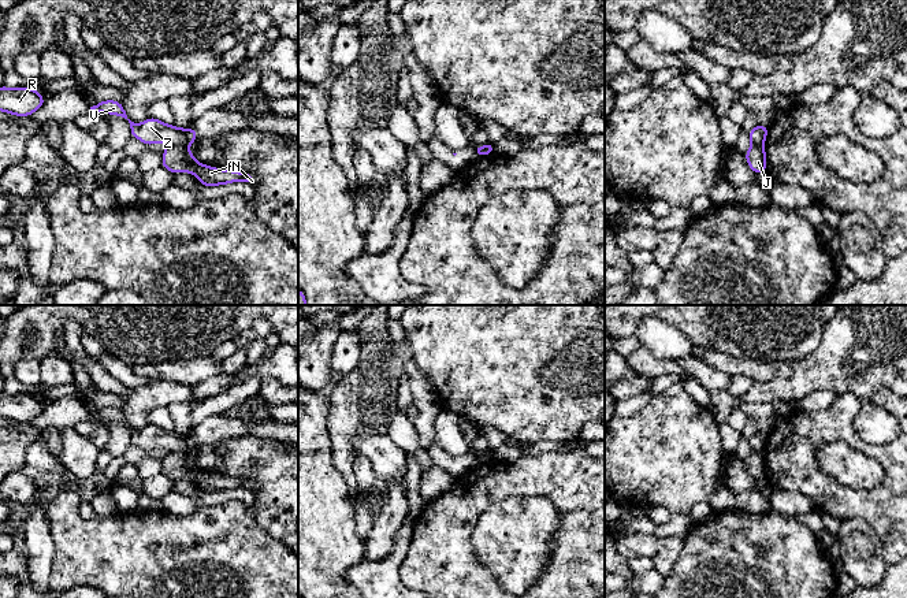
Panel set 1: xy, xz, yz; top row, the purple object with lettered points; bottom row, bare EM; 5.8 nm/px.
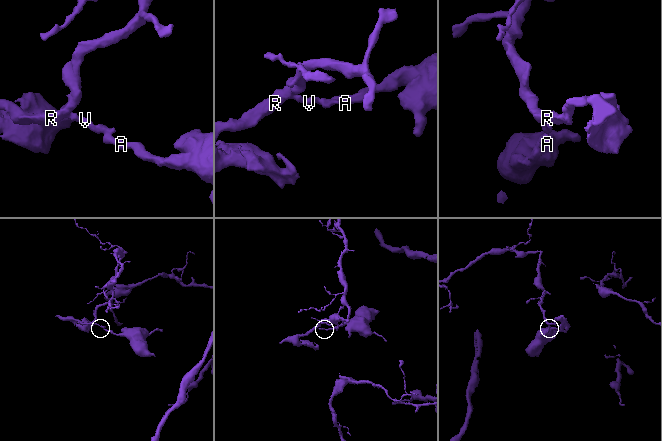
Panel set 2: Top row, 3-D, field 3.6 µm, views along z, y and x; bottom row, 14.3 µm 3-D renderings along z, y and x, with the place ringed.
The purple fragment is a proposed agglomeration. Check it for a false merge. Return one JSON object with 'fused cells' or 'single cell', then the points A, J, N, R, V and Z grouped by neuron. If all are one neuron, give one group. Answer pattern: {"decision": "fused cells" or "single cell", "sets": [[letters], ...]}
{"decision": "fused cells", "sets": [["A", "J", "N"], ["R", "V", "Z"]]}

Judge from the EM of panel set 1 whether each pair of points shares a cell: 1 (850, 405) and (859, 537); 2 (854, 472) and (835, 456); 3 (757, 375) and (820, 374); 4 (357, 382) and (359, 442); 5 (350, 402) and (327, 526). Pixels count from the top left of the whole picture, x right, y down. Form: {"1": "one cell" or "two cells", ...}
{"1": "two cells", "2": "one cell", "3": "two cells", "4": "two cells", "5": "two cells"}

